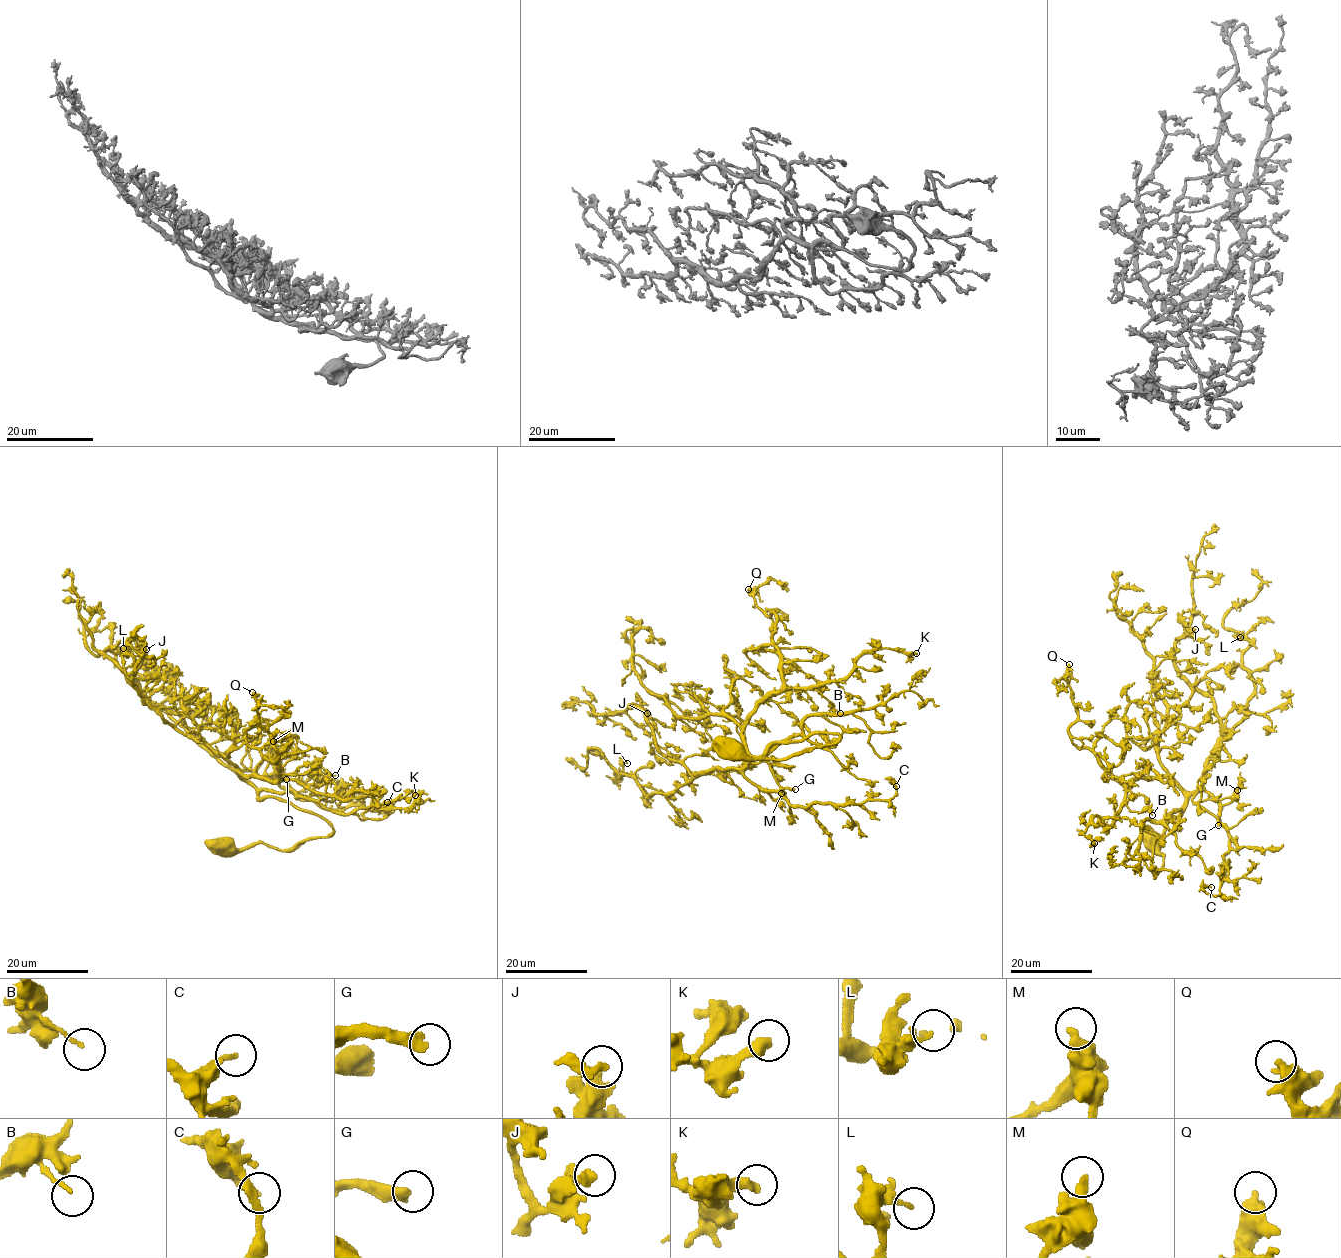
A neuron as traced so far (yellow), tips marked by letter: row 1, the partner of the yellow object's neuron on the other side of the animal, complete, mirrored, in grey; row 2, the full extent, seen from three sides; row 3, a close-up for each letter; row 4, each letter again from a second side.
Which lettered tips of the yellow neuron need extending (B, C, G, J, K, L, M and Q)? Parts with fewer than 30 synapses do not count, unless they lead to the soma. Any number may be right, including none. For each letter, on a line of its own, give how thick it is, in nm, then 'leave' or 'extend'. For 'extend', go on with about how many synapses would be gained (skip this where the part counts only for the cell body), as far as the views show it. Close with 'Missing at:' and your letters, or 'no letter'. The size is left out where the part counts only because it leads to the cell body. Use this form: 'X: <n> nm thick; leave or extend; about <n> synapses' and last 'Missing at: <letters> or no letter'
B: 110 nm thick; leave
C: 190 nm thick; leave
G: 400 nm thick; extend; about 130 synapses
J: 360 nm thick; leave
K: 360 nm thick; leave
L: 180 nm thick; leave
M: 400 nm thick; leave
Q: 480 nm thick; leave
Missing at: G

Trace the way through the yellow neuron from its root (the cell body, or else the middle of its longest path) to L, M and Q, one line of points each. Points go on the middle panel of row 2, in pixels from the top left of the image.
L: (732, 750), (782, 758), (839, 735), (773, 743), (741, 768), (718, 768), (649, 796), (622, 778), (627, 763)
M: (732, 750), (782, 758), (832, 745), (839, 735), (773, 743), (750, 761), (746, 776), (773, 798), (781, 793)
Q: (732, 750), (778, 759), (839, 737), (748, 751), (746, 719), (782, 684), (776, 616), (748, 589)

